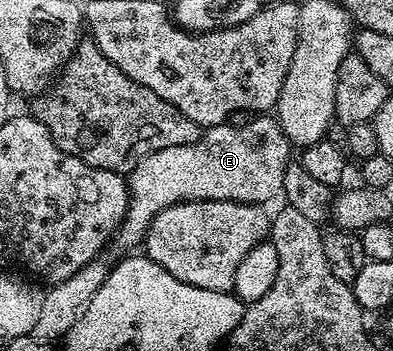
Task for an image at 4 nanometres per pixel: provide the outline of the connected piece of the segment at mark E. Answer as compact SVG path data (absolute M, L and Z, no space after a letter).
M258 116L255 122L246 122L243 126L230 126L234 124L223 124L220 126L209 127L203 133L200 140L196 140L192 144L184 144L183 146L169 146L163 150L157 150L149 154L144 160L140 160L136 164L136 168L131 170L128 175L128 185L130 187L130 203L126 209L126 215L118 228L116 242L122 246L134 246L143 241L146 236L146 229L152 224L154 217L160 212L164 212L164 208L168 208L177 202L199 202L200 200L228 200L229 202L252 202L255 204L266 204L269 198L279 197L282 194L282 185L284 184L284 172L292 161L292 144L286 139L286 134L280 128L277 117L274 116Z

